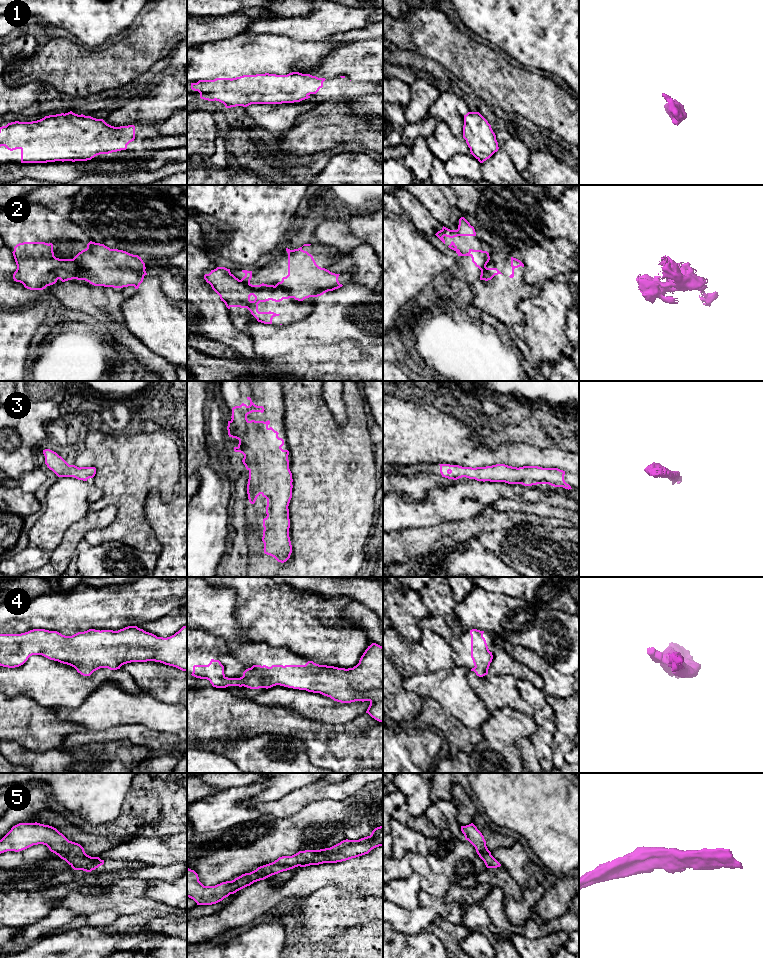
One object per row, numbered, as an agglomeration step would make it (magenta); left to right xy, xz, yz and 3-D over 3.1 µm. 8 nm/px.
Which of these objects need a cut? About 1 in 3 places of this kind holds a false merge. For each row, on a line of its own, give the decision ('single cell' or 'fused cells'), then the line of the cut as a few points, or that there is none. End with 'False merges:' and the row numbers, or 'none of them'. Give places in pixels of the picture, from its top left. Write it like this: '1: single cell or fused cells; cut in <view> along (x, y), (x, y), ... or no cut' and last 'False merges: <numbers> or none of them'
1: single cell; no cut
2: fused cells; cut in xy along (70, 259), (82, 273), (82, 279)
3: single cell; no cut
4: single cell; no cut
5: single cell; no cut
False merges: 2

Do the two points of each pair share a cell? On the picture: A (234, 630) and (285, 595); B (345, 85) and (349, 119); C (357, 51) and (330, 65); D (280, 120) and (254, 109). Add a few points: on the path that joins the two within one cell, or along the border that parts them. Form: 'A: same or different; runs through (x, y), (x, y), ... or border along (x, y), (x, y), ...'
A: different; border along (235, 604), (235, 619), (241, 630)
B: different; border along (349, 97), (323, 100)
C: same; runs through (350, 58), (347, 61), (337, 63)
D: same; runs through (274, 118), (260, 113)

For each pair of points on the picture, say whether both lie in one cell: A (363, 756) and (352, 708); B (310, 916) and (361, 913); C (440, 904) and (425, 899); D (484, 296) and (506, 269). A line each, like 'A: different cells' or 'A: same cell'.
A: different cells
B: same cell
C: same cell
D: same cell

